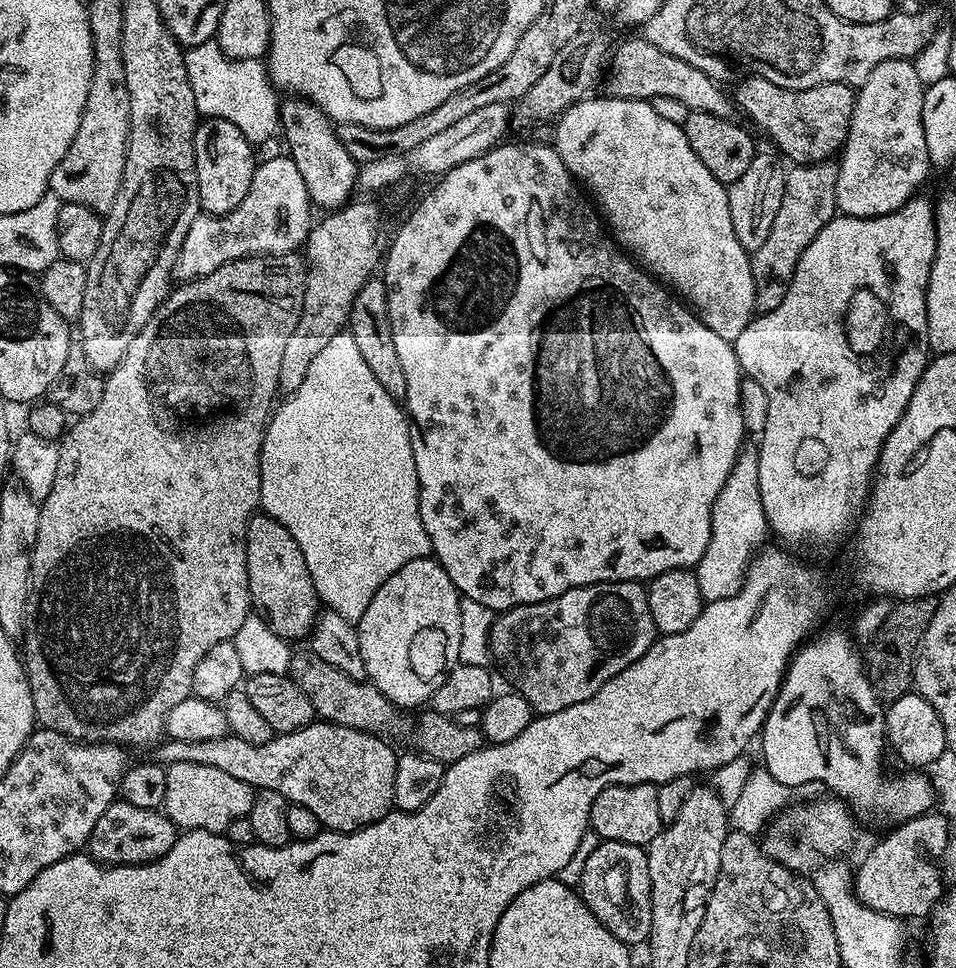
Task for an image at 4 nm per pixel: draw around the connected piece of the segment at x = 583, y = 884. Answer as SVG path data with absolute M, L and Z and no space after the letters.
M606 840L597 845L580 868L578 895L614 938L629 946L643 945L651 934L652 883L648 853L639 844Z

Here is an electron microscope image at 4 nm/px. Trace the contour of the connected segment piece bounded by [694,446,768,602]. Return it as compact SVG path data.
M748 446L741 451L712 507L710 542L706 546L706 554L702 554L694 569L706 602L736 596L744 585L748 563L765 543L764 532L768 528L768 520L764 516L762 494L758 486L759 457L755 447Z

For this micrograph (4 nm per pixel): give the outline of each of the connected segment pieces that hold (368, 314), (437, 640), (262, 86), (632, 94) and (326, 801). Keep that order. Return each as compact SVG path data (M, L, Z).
M369 278L364 281L350 306L347 331L352 333L354 346L358 346L362 359L366 366L370 366L374 378L378 378L382 390L386 390L386 394L390 394L392 400L407 401L406 373L402 371L402 362L398 362L398 350L394 350L394 338L388 317L388 285L383 279Z
M423 556L406 562L402 570L390 574L390 578L378 586L378 594L367 600L366 614L362 614L358 622L364 674L397 709L412 708L415 704L427 705L434 690L442 686L446 674L456 667L462 642L461 599L454 582L450 582L450 574L446 574L439 560Z
M215 39L202 46L194 46L184 52L186 74L190 78L190 90L194 90L196 111L210 120L234 122L238 130L253 145L259 146L263 140L277 135L281 101L276 100L277 89L263 59L235 60L220 49Z
M643 38L624 40L617 48L615 45L610 56L610 75L607 80L606 92L609 96L649 102L656 98L669 97L682 102L690 112L705 112L727 120L733 119L734 116L733 97L729 93L727 96L717 81L711 80L702 70L690 66L690 62L682 62L682 58L666 54L658 46Z
M313 722L304 728L296 728L292 732L282 732L273 735L265 744L242 742L242 738L225 734L218 738L186 742L185 740L165 739L155 745L155 759L167 766L178 762L194 762L214 766L238 782L251 784L253 789L269 788L278 790L291 803L306 806L314 818L320 820L325 829L334 832L357 832L367 824L378 822L393 811L394 784L397 753L379 735L370 732L359 732L341 724L331 722Z

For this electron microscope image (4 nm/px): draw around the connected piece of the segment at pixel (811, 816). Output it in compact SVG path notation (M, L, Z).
M839 798L828 799L832 800L816 800L813 804L795 803L788 806L769 820L763 829L764 850L770 858L786 866L793 874L815 873L825 862L842 857L840 855L856 840L857 817L845 801Z

